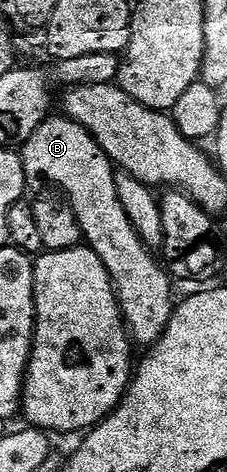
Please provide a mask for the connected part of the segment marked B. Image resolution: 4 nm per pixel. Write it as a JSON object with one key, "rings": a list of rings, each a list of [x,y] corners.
{"rings":[[[62,114],[56,116],[47,118],[31,136],[25,137],[21,145],[22,169],[26,175],[27,185],[55,184],[56,187],[62,188],[61,195],[68,201],[82,227],[83,241],[100,258],[100,262],[104,262],[110,280],[114,283],[114,293],[122,311],[122,319],[126,321],[126,330],[131,341],[135,345],[153,346],[164,334],[170,315],[174,313],[176,307],[174,292],[170,289],[172,277],[156,258],[154,261],[150,254],[151,249],[136,234],[128,214],[124,214],[124,206],[120,206],[120,198],[116,194],[114,181],[116,169],[104,154],[102,147],[94,141],[92,134],[88,134],[88,130],[84,130],[75,120]]]}

